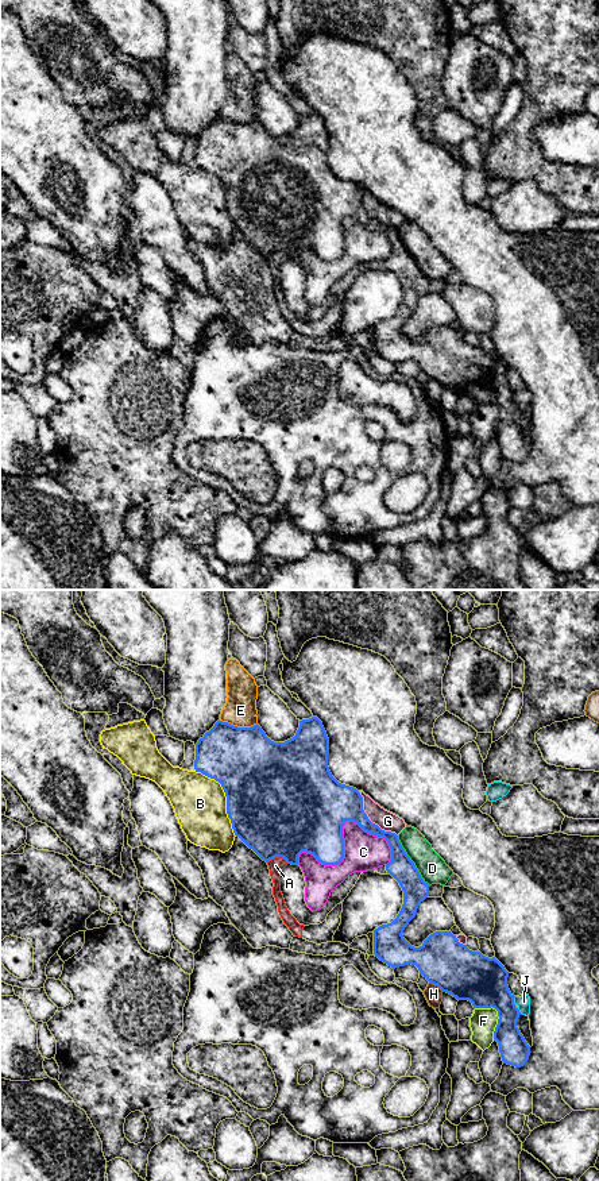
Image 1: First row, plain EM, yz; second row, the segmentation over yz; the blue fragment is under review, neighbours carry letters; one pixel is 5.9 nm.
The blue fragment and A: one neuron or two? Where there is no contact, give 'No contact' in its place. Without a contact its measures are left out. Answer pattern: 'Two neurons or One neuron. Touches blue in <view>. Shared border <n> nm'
Two neurons. Touches blue in yz. Shared border 130 nm

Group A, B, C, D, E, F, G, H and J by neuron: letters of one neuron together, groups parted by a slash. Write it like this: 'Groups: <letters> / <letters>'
Groups: A C / B / D / E / F / G / H / J

